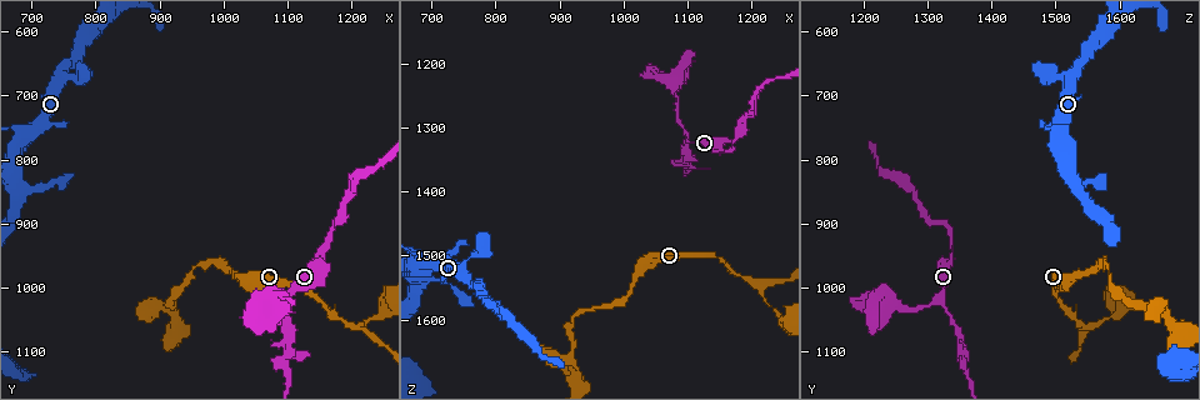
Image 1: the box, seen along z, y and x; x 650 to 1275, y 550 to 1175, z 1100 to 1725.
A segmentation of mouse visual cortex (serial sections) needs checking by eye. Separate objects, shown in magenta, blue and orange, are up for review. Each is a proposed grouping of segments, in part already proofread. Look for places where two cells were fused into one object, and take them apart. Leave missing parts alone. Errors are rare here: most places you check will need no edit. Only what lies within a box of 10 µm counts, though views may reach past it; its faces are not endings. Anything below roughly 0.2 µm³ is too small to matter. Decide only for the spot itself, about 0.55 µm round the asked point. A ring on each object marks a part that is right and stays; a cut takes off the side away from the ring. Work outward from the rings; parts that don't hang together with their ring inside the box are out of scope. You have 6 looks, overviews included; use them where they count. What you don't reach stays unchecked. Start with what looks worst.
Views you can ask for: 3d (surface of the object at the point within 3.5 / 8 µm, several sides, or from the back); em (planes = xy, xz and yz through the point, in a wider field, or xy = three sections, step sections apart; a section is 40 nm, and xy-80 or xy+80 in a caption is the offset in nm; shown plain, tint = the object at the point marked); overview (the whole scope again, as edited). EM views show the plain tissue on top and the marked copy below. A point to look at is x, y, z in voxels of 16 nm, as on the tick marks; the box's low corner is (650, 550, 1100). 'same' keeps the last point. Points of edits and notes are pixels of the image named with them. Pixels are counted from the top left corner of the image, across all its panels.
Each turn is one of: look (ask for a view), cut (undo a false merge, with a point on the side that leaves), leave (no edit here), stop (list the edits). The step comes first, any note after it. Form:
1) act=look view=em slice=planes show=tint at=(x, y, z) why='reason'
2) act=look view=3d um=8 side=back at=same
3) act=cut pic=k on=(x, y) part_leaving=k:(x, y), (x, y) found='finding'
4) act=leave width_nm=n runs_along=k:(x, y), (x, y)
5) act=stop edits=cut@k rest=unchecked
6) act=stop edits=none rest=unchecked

act=look view=3d um=8 at=(1080, 1020, 1230) why='abrupt turn'

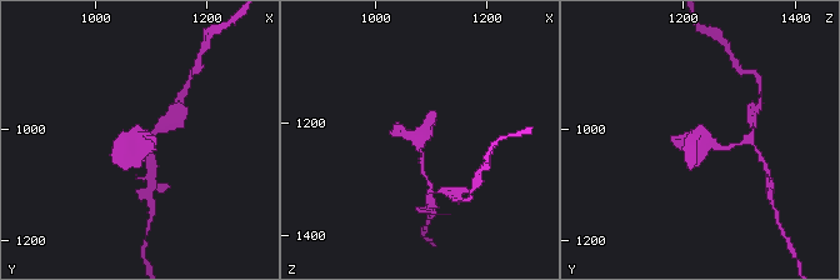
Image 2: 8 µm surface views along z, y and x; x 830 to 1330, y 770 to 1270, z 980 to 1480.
act=look view=3d um=3.5 at=same why='closer look'

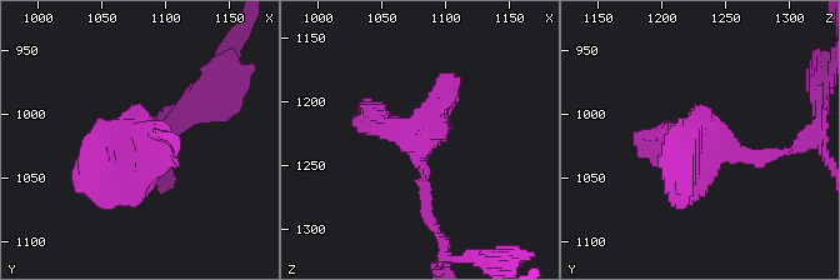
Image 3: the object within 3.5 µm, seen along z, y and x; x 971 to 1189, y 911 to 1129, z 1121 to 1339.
act=look view=em slice=planes show=tint at=(1078, 1018, 1234) why='need the tissue'

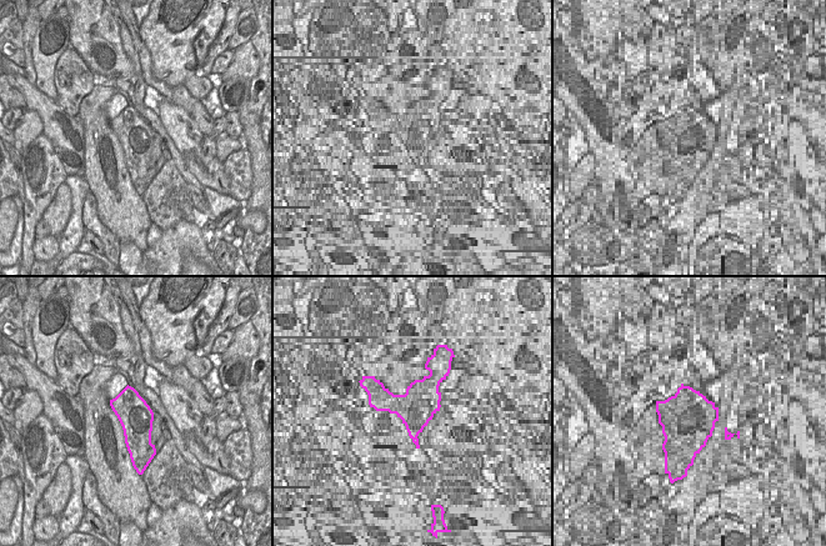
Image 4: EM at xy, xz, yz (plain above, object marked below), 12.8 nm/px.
act=leave runs_along=3:(428, 218), (420, 144), (374, 115) found='continuous, no second cell'

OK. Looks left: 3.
act=look view=3d um=3.5 at=(1210, 1060, 1550) why='thin neck'

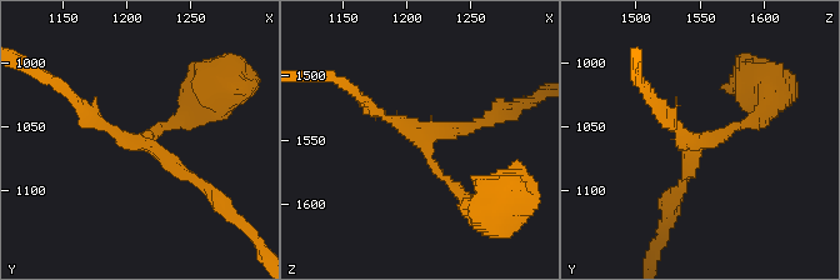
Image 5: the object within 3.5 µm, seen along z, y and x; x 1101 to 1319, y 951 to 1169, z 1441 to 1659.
act=look view=em slice=xy step=2 show=tint at=(1212, 1060, 1552) arms=3 arm_widths_nm=150,150,150

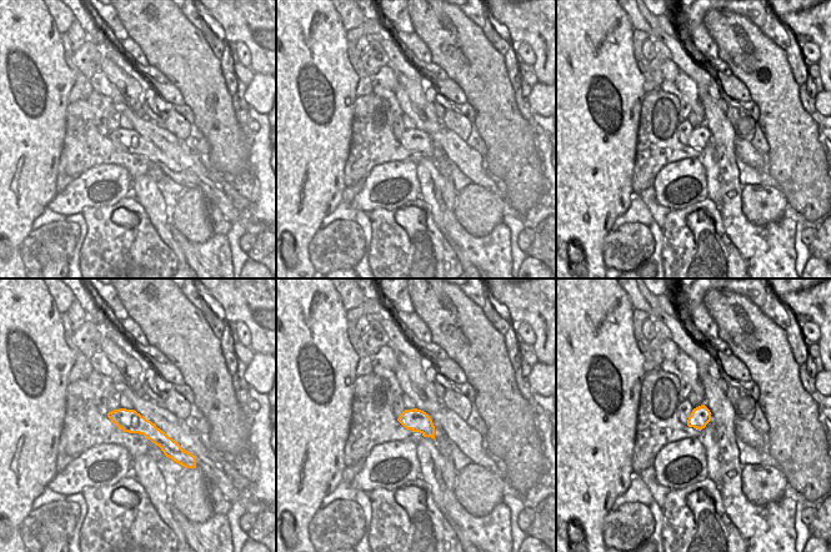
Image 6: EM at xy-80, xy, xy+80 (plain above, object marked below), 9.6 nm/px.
act=look view=em slice=planes show=tint at=same

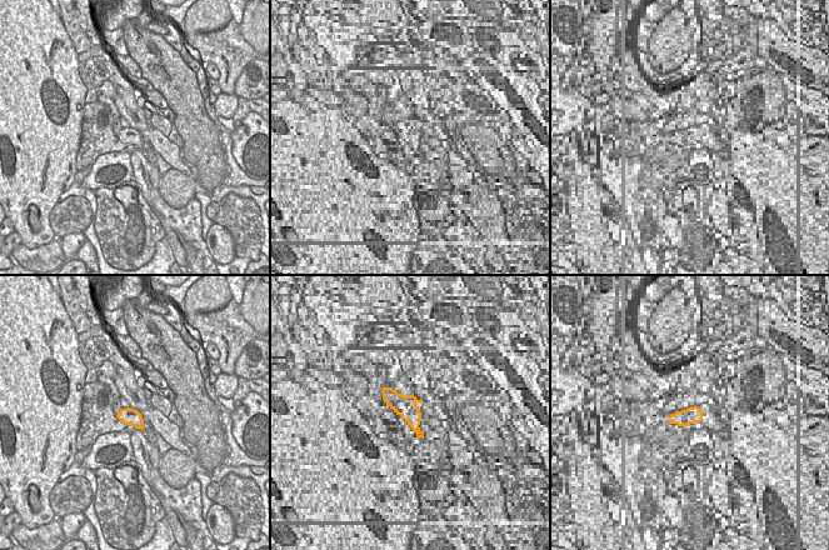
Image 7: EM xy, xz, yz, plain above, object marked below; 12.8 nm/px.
act=leave found='continuous, no second cell'

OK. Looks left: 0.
act=stop edits=none rest=unchecked

